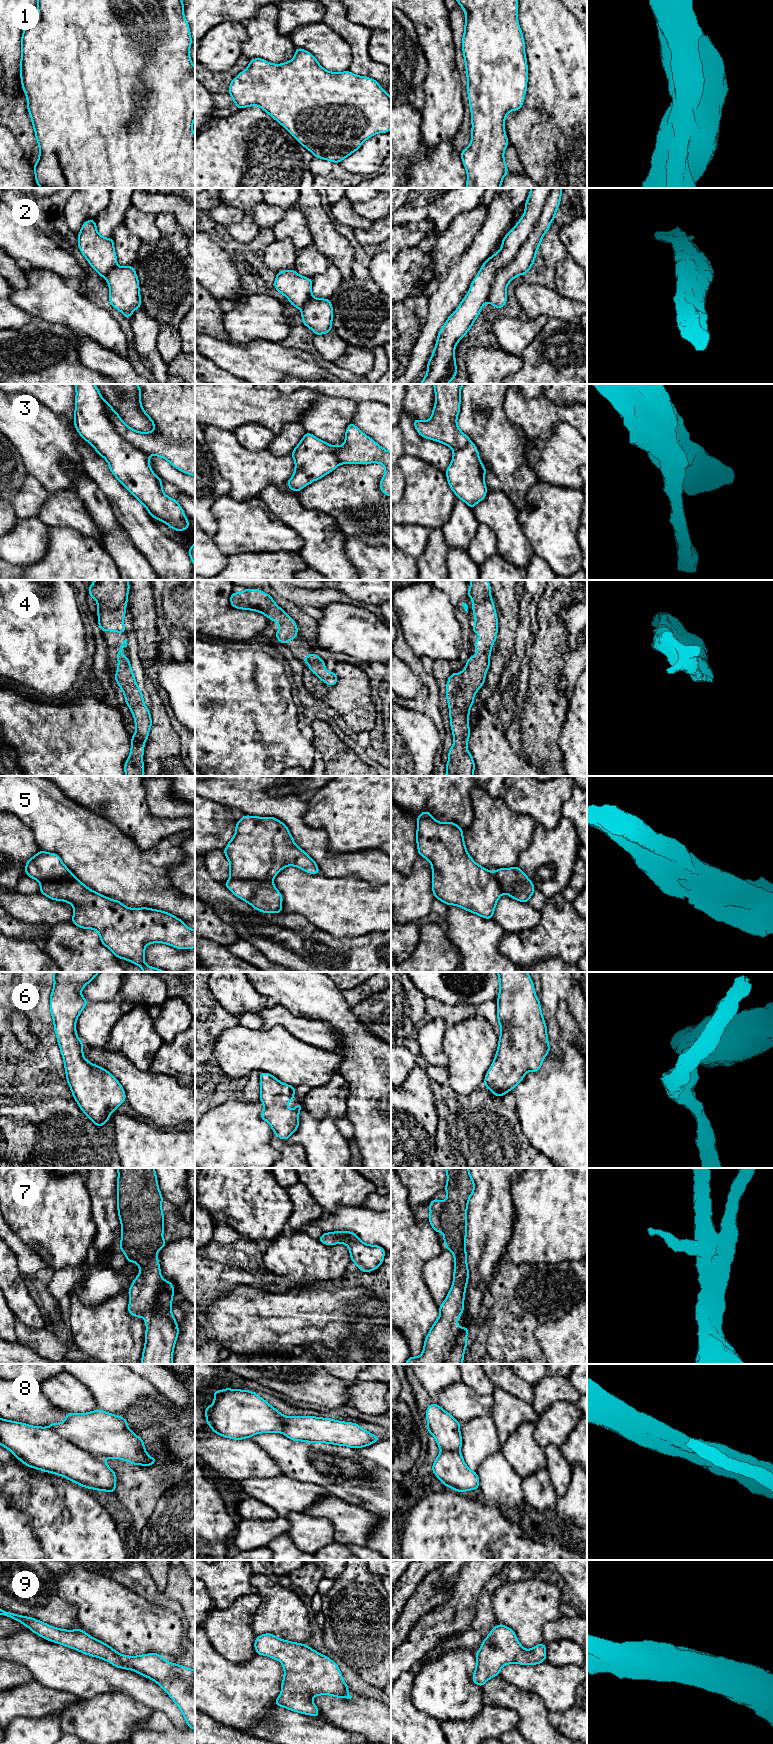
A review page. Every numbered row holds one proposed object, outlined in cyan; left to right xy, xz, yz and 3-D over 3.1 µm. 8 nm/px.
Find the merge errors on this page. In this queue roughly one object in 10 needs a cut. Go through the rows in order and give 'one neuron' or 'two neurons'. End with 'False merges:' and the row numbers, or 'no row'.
1: one neuron
2: two neurons
3: two neurons
4: one neuron
5: one neuron
6: one neuron
7: one neuron
8: two neurons
9: one neuron
False merges: 2, 3, 8

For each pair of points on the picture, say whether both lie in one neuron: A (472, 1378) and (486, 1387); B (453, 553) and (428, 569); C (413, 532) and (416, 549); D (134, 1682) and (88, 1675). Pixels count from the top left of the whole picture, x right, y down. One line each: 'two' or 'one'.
A: one
B: two
C: one
D: one

